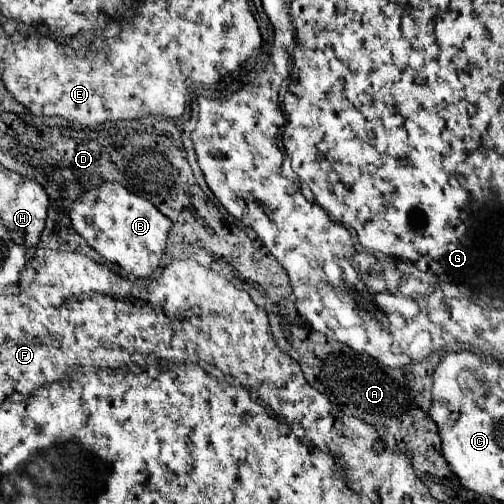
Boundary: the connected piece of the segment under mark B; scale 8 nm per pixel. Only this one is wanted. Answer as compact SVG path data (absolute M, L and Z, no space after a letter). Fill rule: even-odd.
M107 181L81 193L71 209L69 219L73 229L107 261L121 265L139 279L149 277L161 263L165 243L169 239L171 221L147 199L133 195L121 183Z

